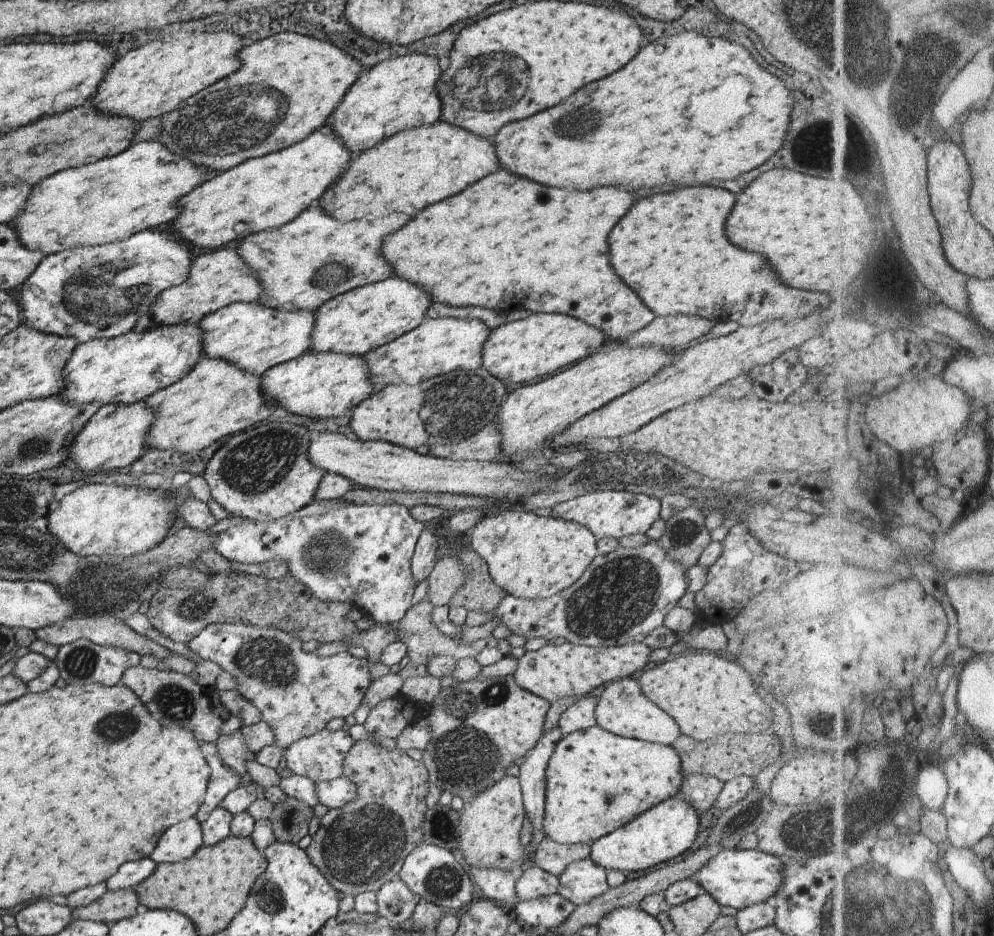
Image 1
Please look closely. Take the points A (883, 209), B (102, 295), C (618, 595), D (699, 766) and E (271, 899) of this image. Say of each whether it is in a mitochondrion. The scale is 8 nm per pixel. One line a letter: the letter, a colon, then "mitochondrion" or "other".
A: other
B: mitochondrion
C: mitochondrion
D: other
E: mitochondrion

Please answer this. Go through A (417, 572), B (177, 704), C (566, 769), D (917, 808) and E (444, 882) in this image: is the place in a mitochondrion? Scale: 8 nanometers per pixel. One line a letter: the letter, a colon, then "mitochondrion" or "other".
A: other
B: mitochondrion
C: mitochondrion
D: other
E: mitochondrion

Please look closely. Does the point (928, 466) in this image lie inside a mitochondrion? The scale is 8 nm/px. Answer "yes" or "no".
no

